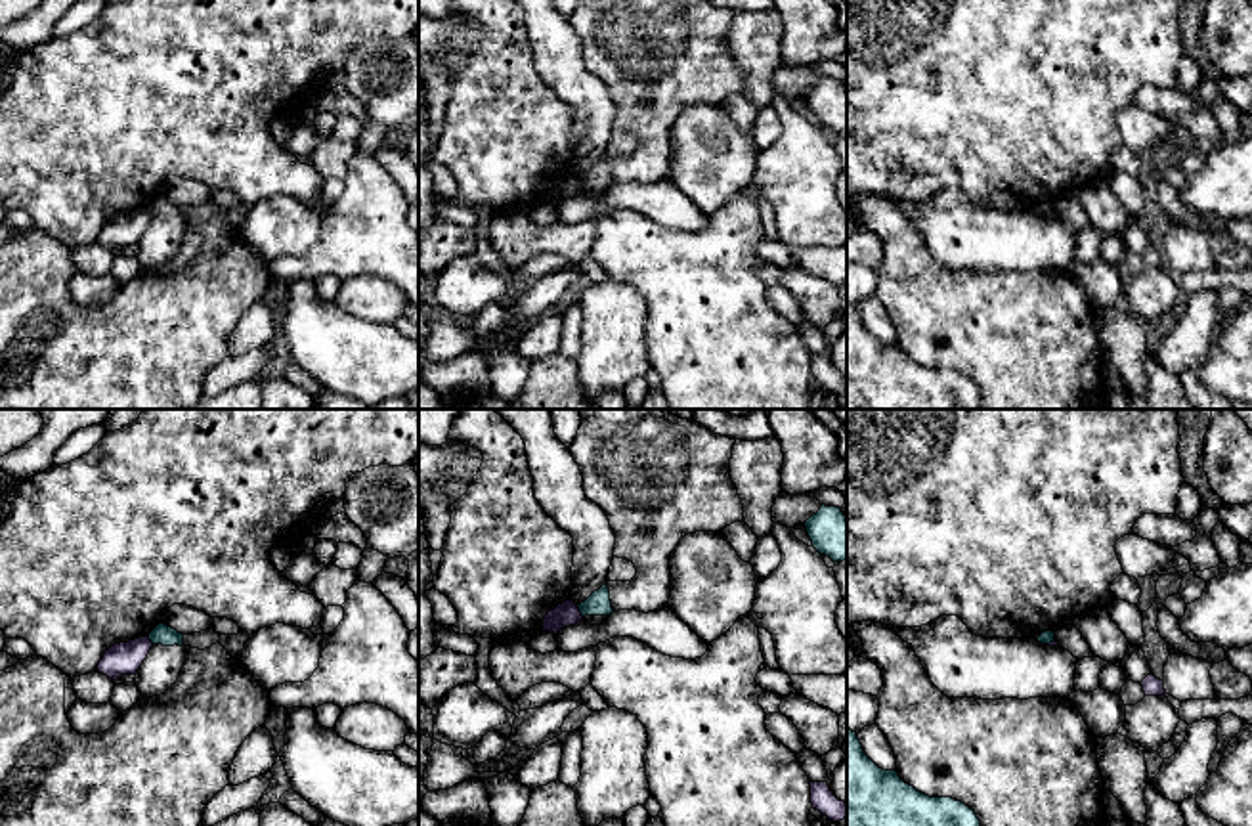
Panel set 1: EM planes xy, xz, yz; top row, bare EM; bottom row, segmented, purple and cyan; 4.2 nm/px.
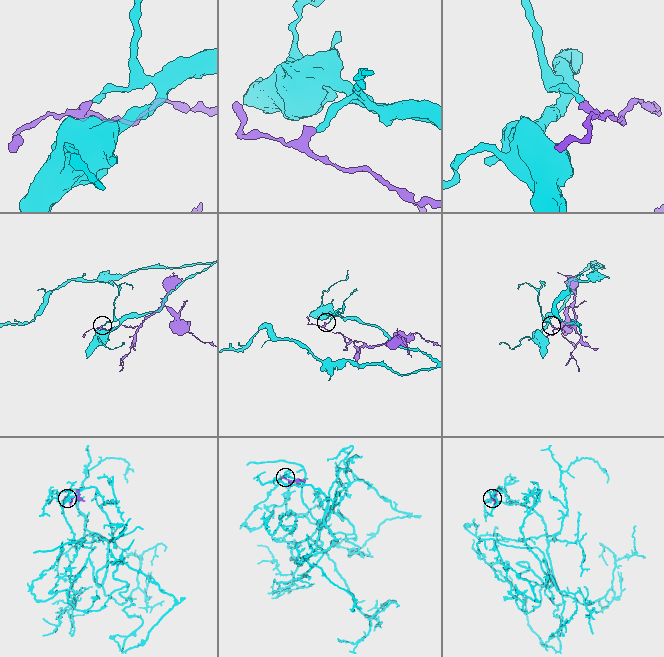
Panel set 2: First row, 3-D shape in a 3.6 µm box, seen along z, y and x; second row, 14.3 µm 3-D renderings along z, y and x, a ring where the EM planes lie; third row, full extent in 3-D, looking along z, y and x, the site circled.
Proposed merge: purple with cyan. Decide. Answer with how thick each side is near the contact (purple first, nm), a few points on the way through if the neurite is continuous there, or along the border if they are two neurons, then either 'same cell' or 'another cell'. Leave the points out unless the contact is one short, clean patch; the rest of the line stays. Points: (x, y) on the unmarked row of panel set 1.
100/100 nm | along xz (576, 176), (583, 188) | another cell

